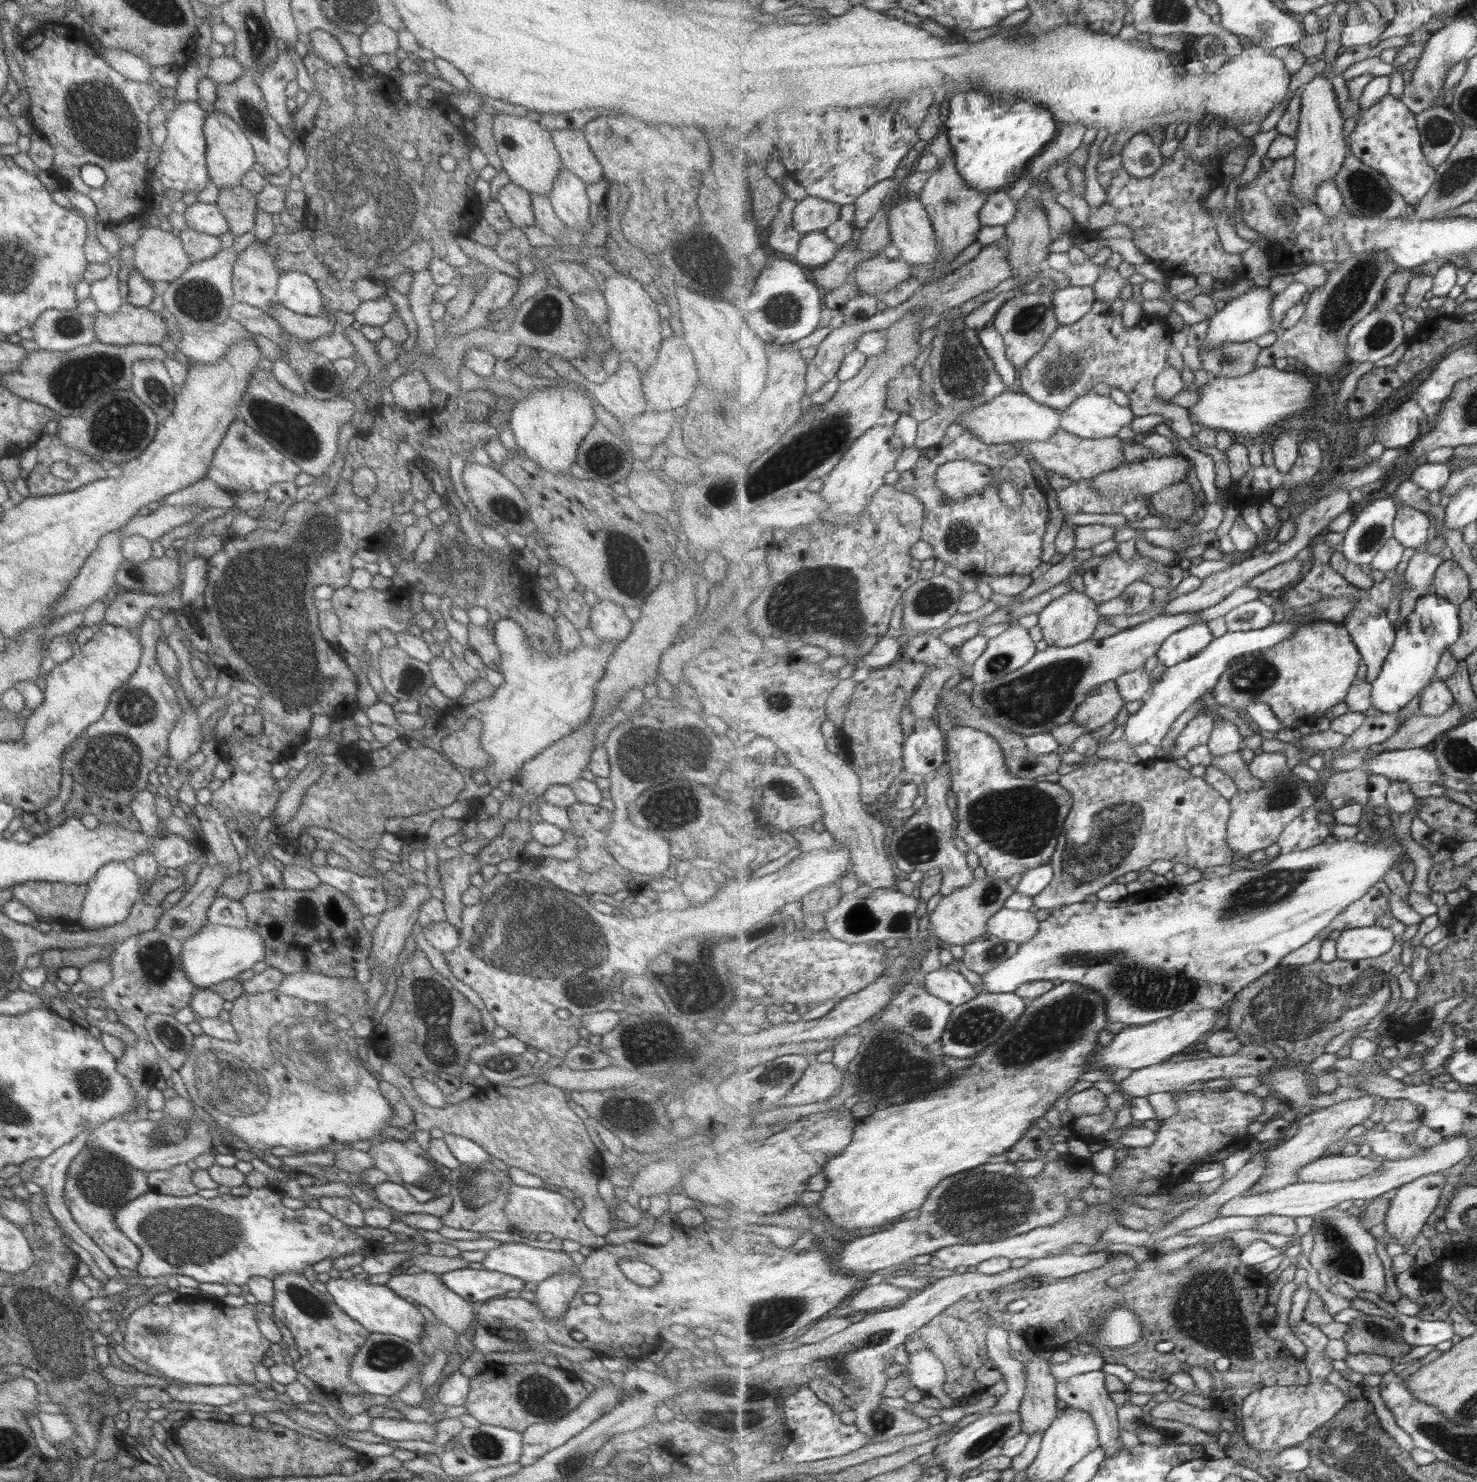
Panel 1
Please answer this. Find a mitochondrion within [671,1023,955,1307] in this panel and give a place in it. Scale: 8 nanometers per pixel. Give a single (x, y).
(887, 1067)

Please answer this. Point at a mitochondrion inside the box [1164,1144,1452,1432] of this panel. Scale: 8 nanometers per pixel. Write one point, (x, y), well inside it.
(1211, 1307)

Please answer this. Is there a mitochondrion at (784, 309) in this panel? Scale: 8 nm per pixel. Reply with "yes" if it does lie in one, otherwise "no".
yes

